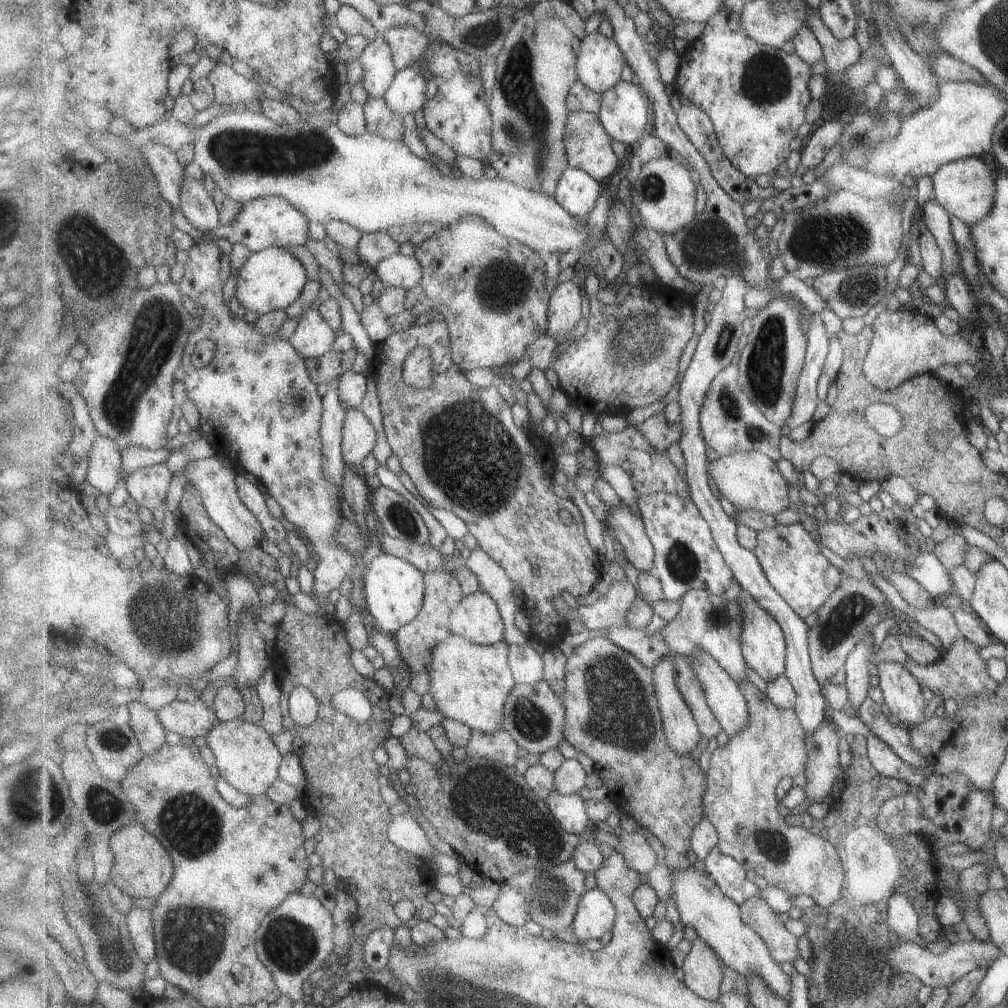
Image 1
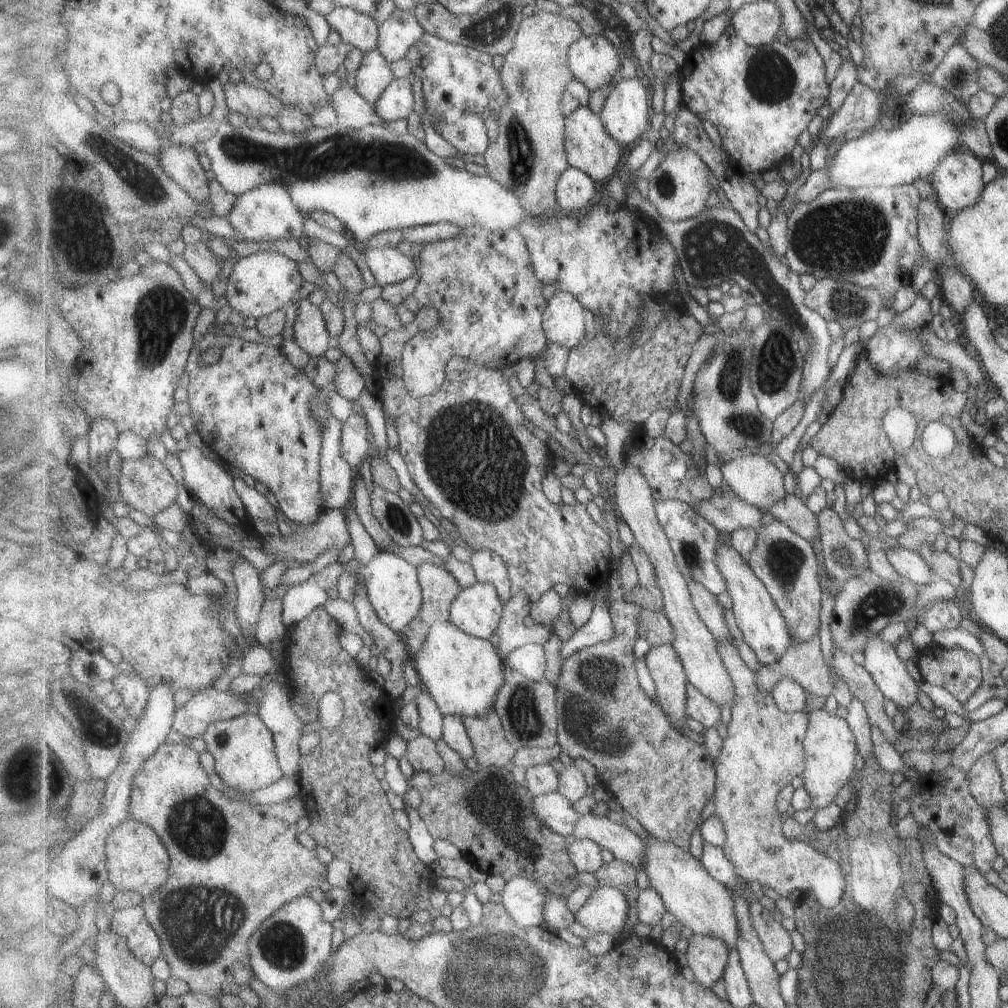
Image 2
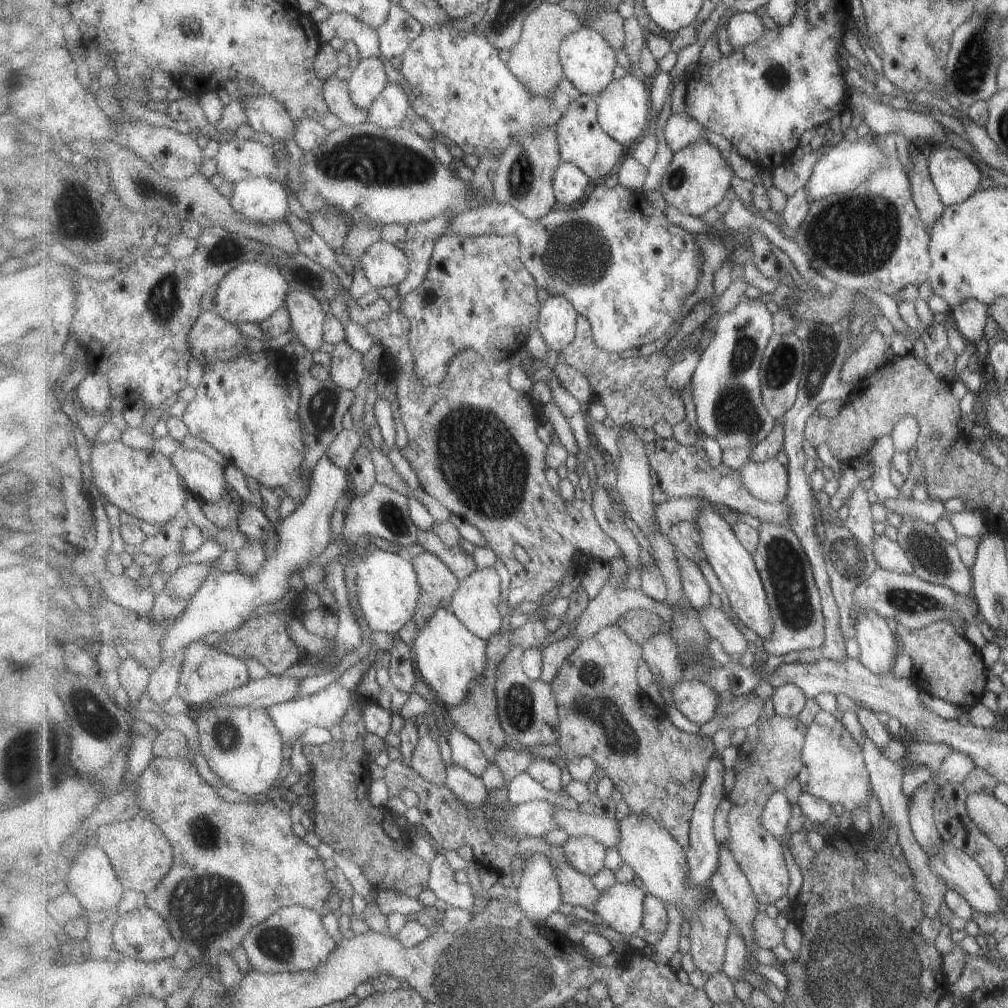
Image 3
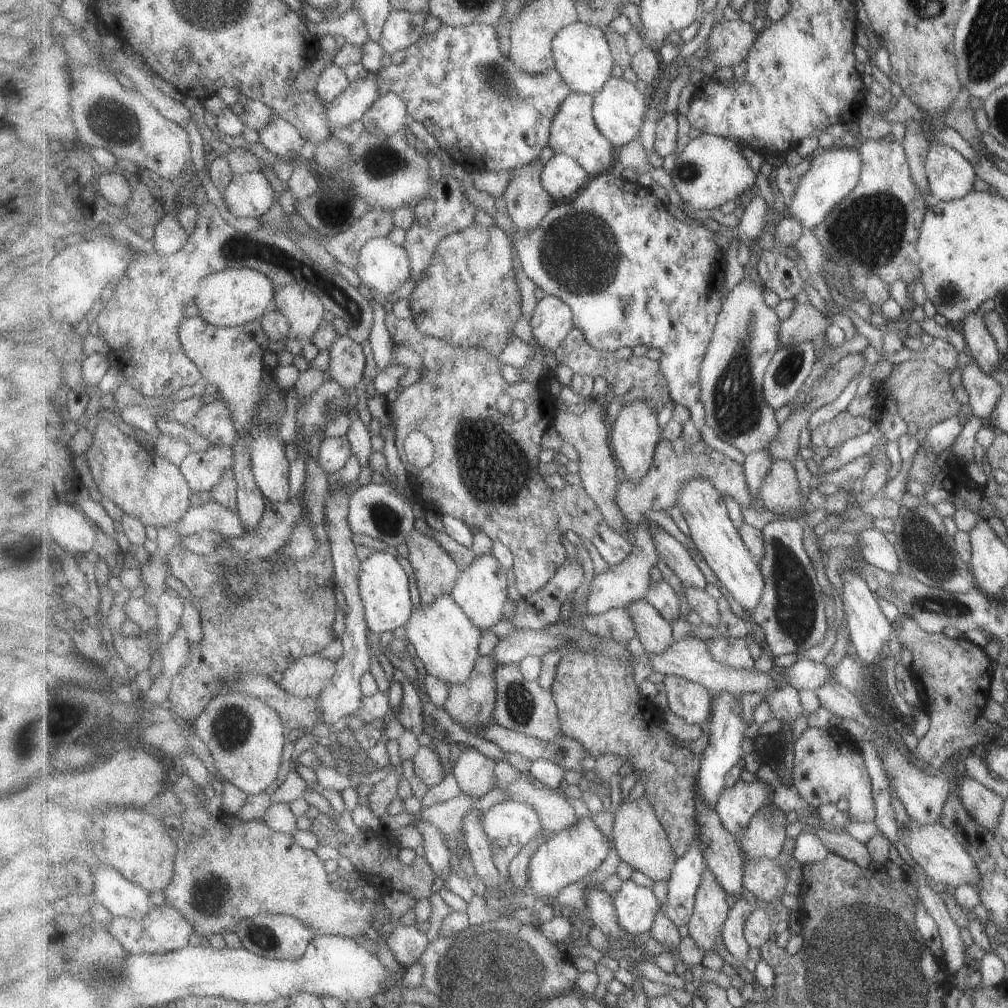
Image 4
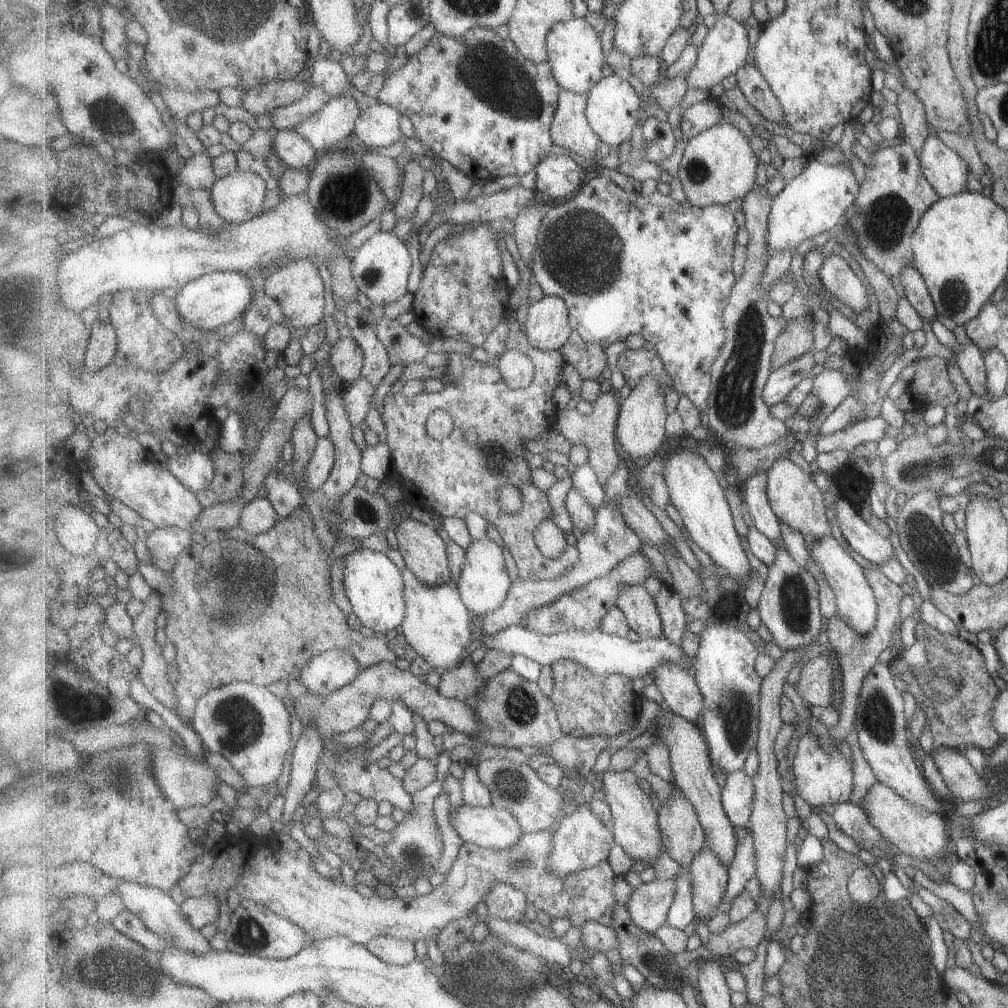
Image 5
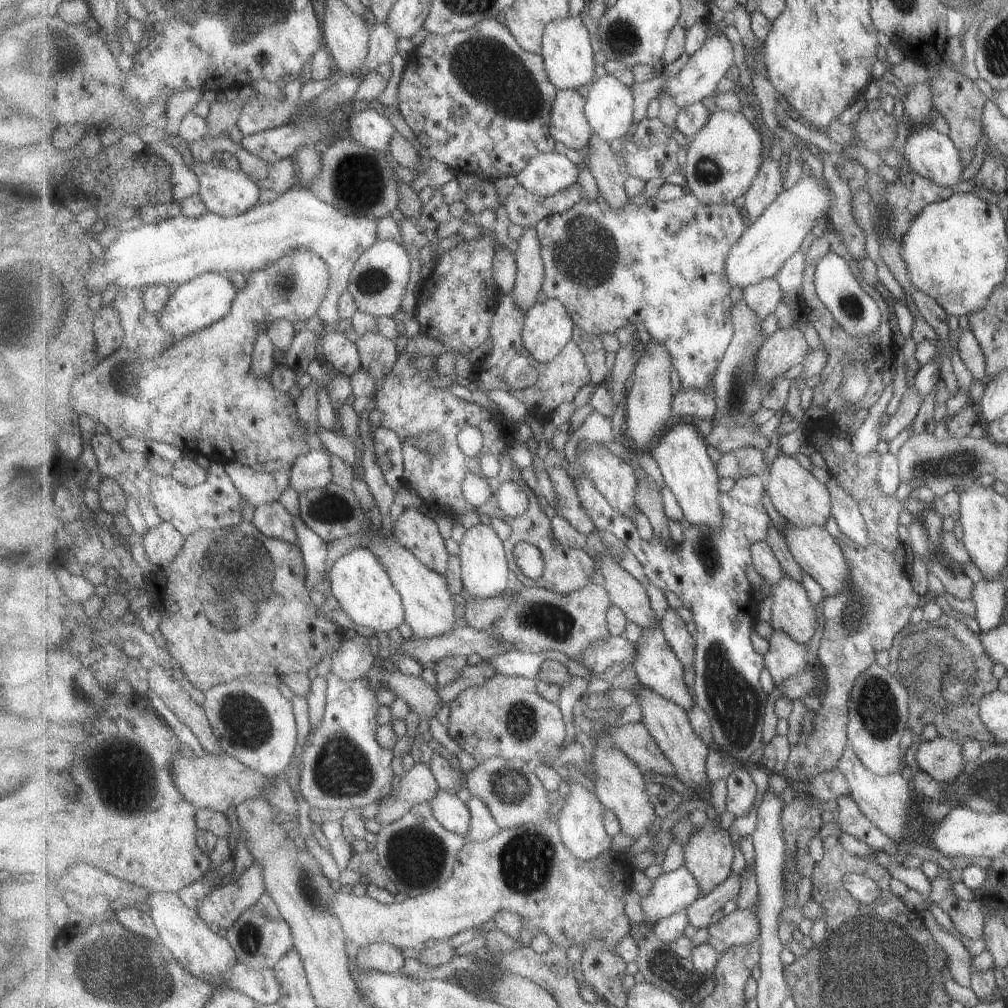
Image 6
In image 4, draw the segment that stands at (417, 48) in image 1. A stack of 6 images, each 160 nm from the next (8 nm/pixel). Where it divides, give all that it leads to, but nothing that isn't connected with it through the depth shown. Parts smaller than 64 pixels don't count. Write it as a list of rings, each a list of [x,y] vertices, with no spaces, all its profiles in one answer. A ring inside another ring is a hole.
[[[393,9],[379,38],[384,53],[392,55],[397,51],[405,52],[420,41],[427,32],[426,21],[429,16],[430,12]]]

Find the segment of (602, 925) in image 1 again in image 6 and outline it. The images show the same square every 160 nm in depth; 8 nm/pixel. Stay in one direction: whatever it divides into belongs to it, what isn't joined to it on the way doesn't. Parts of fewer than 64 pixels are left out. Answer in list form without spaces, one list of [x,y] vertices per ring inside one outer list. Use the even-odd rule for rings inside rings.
[[[685,865],[660,874],[653,880],[647,896],[642,898],[648,922],[657,924],[677,911],[688,909],[703,892],[696,876]]]

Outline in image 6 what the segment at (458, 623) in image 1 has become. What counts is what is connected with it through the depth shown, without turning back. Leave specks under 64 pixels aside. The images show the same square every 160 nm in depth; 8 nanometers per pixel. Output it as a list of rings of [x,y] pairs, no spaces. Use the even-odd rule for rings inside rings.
[[[479,523],[466,529],[463,540],[459,543],[462,579],[465,585],[464,595],[486,599],[502,595],[510,584],[507,550],[504,542],[488,524]]]

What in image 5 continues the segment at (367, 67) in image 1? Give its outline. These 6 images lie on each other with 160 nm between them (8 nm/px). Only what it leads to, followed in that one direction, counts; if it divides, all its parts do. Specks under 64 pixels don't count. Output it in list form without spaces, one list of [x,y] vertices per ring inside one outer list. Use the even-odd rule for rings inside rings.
[[[334,97],[317,115],[307,118],[297,126],[297,132],[311,142],[320,154],[329,152],[334,144],[355,133],[362,109],[354,97]]]

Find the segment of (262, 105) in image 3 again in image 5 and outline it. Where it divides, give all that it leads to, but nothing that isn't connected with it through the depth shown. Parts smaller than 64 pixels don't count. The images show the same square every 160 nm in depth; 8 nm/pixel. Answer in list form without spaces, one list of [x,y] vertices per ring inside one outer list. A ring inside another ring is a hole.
[[[297,128],[276,130],[273,148],[283,166],[295,169],[308,170],[320,157],[320,153],[297,132]]]

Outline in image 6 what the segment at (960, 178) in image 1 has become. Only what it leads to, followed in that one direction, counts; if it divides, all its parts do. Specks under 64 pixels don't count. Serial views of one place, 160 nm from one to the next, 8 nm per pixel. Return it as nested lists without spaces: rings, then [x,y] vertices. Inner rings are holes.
[[[928,124],[914,128],[903,156],[915,171],[944,187],[952,187],[961,174],[960,153],[947,136]]]

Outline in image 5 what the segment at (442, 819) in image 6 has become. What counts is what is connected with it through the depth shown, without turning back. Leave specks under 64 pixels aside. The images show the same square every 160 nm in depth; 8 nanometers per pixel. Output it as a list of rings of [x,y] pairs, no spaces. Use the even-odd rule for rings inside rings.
[[[461,806],[455,814],[450,814],[449,820],[464,843],[475,844],[481,848],[487,848],[487,850],[495,850],[495,852],[517,846],[521,836],[525,836],[517,816],[511,814],[511,810],[499,808],[499,806]]]

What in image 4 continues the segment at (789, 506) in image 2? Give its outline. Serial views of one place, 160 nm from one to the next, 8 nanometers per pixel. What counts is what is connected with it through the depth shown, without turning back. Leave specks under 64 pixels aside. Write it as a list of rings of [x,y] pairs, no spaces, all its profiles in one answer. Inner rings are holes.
[[[663,437],[657,446],[653,466],[649,468],[647,476],[644,476],[641,482],[636,483],[622,479],[617,486],[615,500],[617,500],[617,506],[621,506],[621,512],[625,514],[627,522],[634,530],[639,522],[645,521],[644,516],[647,510],[669,511],[678,505],[683,484],[687,484],[695,478],[709,480],[717,488],[717,491],[723,496],[731,497],[743,509],[756,509],[756,501],[753,500],[753,496],[749,492],[745,468],[739,462],[713,450],[703,440],[697,444],[689,444],[682,437],[673,440],[673,442]]]

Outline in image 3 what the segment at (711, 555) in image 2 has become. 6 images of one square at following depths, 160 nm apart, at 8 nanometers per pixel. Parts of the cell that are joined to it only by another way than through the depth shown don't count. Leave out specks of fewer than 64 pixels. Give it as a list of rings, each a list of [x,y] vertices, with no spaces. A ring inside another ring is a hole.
[[[682,521],[670,527],[668,537],[676,550],[695,563],[707,558],[702,546],[701,530],[696,521]]]

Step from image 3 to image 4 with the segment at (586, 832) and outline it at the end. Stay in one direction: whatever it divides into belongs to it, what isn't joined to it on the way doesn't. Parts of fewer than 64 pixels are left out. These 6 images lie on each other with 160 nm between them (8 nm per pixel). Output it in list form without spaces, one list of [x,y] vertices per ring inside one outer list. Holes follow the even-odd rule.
[[[528,774],[521,775],[505,790],[507,799],[531,804],[539,812],[543,829],[552,834],[565,830],[581,820],[575,814],[572,800],[545,787]]]

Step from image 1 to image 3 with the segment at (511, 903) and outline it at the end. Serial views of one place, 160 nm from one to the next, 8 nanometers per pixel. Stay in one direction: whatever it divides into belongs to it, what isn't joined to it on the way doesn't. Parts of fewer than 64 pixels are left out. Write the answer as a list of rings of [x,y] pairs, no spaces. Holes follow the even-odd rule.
[[[537,854],[523,867],[524,874],[517,889],[517,907],[535,924],[558,912],[565,903],[557,868],[547,854]]]

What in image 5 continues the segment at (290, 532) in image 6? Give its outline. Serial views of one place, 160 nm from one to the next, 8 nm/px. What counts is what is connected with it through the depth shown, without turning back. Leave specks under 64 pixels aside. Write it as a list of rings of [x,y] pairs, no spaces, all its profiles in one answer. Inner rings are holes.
[[[256,497],[245,506],[239,520],[239,528],[253,536],[259,536],[259,534],[270,532],[280,521],[277,510],[270,500],[267,497]]]

